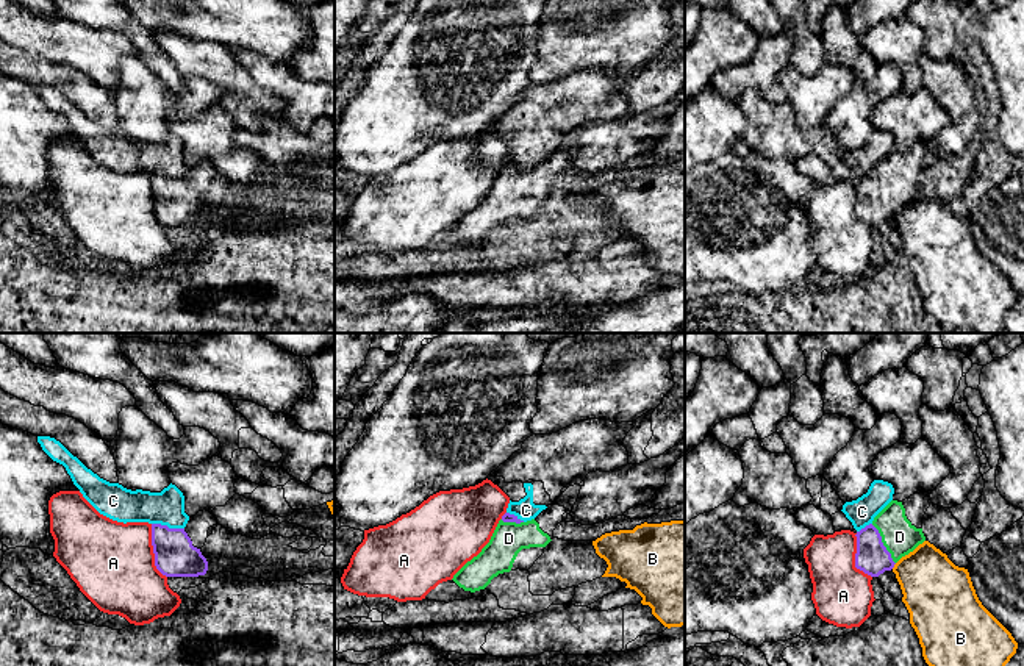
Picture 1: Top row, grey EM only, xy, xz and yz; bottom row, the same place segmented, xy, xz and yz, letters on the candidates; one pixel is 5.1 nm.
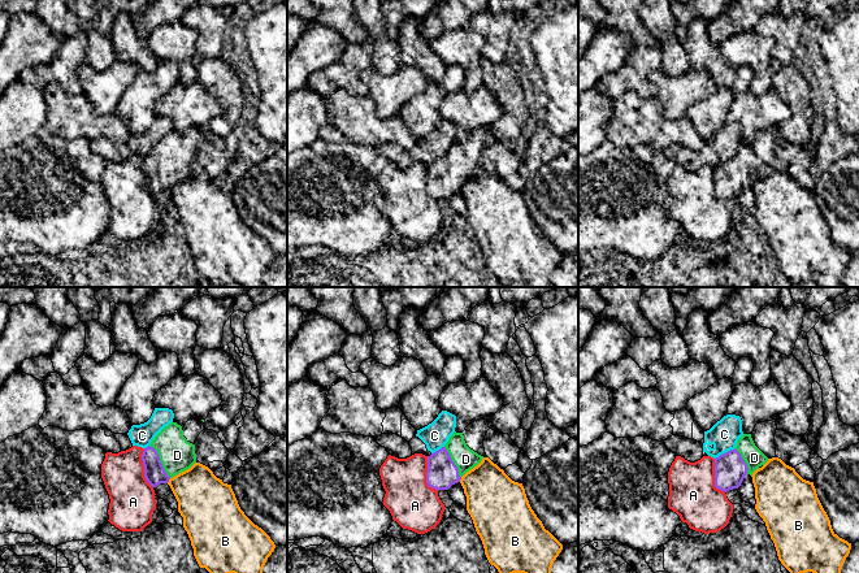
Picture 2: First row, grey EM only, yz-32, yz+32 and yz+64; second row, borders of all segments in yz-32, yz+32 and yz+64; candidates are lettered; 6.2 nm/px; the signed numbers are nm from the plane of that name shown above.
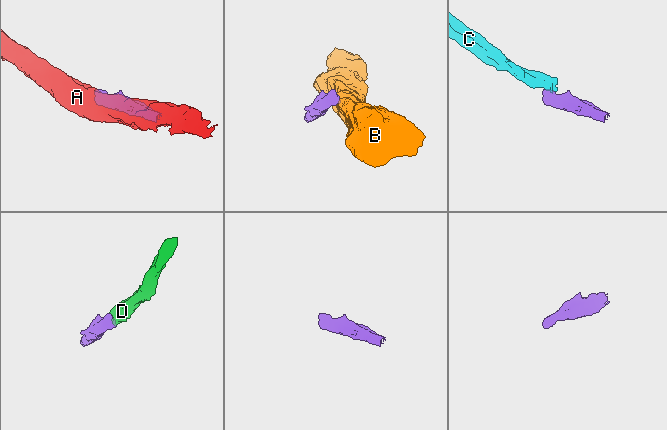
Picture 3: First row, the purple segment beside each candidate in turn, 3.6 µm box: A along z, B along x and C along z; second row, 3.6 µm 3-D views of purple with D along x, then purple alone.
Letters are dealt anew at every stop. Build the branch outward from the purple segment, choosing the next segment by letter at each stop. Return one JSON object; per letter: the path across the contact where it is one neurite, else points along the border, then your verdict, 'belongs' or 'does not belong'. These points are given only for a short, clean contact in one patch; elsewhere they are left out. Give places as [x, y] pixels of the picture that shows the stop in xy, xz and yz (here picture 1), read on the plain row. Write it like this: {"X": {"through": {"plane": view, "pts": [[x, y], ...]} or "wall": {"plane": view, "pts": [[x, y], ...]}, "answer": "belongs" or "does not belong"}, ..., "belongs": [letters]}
{"A": {"answer": "does not belong"}, "B": {"wall": {"plane": "yz", "pts": [[896, 213], [891, 218]]}, "answer": "does not belong"}, "C": {"wall": {"plane": "xy", "pts": [[152, 172], [183, 179]]}, "answer": "does not belong"}, "D": {"through": {"plane": "yz", "pts": [[873, 208], [882, 194], [890, 186], [899, 186]]}, "answer": "belongs"}, "belongs": ["D"]}

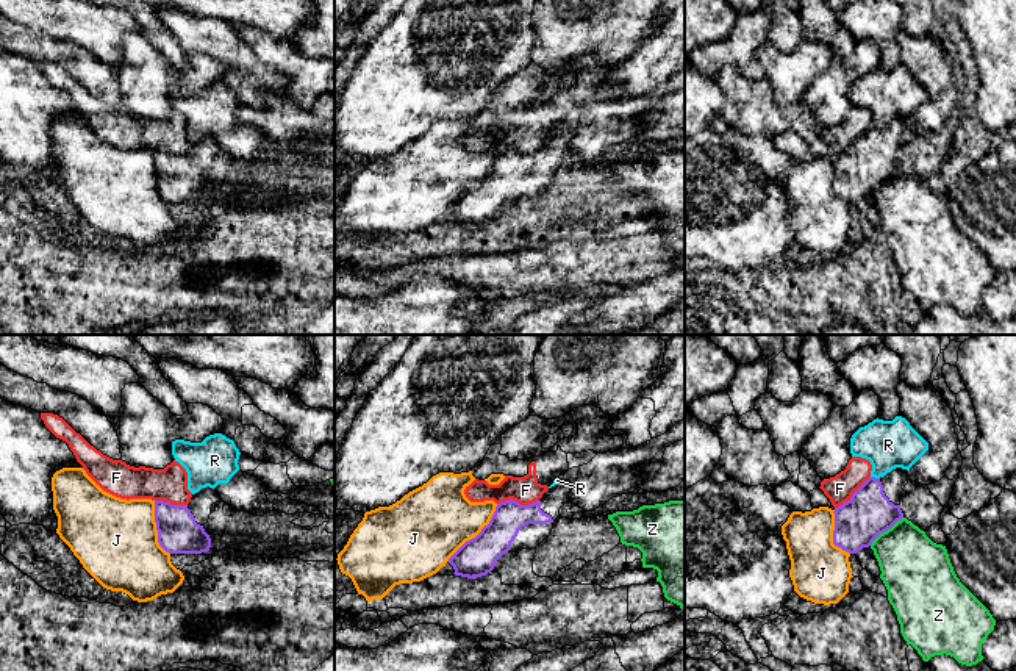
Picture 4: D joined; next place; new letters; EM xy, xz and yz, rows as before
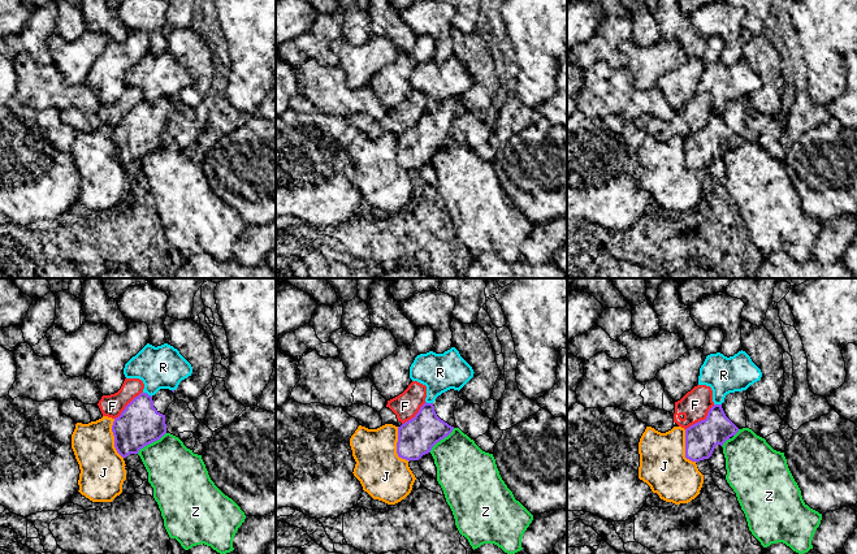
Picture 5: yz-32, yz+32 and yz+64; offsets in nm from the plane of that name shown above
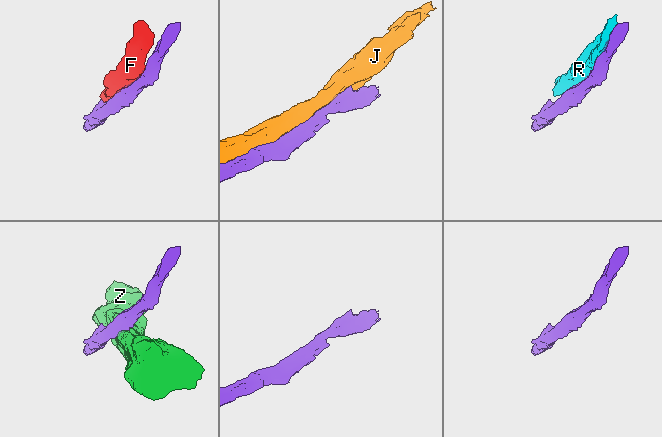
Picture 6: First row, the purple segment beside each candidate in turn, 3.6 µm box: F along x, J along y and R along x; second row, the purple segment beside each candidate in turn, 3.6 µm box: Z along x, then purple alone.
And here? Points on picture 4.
{"F": {"answer": "does not belong"}, "J": {"answer": "does not belong"}, "R": {"answer": "does not belong"}, "Z": {"wall": {"plane": "yz", "pts": [[902, 166], [869, 194]]}, "answer": "does not belong"}, "belongs": []}

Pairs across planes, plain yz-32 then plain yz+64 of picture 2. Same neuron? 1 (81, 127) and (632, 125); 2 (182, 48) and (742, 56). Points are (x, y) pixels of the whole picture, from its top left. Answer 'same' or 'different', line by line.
1: same
2: same

